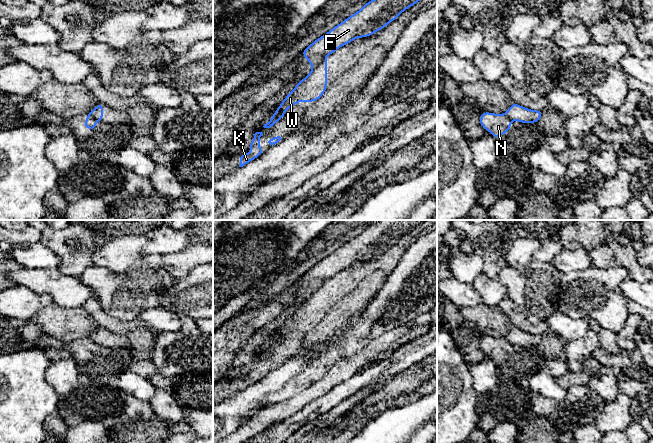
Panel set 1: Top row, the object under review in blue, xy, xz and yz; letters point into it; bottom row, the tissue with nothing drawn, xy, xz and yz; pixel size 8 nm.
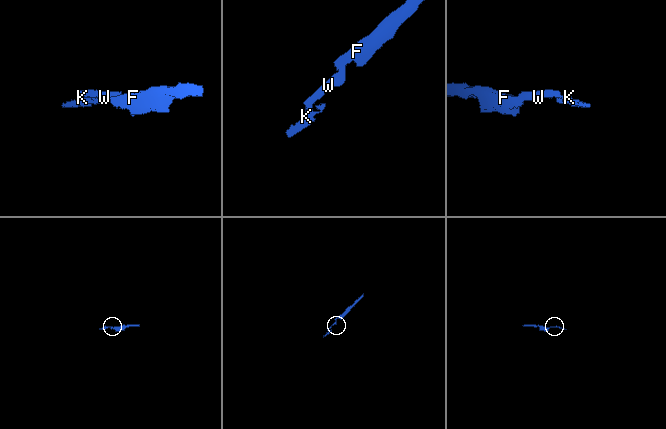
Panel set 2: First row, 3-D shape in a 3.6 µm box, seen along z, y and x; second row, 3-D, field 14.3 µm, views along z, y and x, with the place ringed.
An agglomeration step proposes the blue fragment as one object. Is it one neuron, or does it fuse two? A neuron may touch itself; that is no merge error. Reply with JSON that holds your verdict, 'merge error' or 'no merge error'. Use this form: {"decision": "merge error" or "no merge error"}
{"decision": "merge error"}

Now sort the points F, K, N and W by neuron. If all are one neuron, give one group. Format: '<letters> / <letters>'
F N / K W

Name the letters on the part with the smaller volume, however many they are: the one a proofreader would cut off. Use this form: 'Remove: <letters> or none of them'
Remove: K, W

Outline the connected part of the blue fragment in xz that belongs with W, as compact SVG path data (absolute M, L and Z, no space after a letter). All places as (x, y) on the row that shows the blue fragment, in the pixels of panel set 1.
M325 58L318 66L296 84L293 91L288 93L285 99L272 115L264 128L271 128L284 117L285 112L298 102L315 102L320 99L327 89L327 59Z

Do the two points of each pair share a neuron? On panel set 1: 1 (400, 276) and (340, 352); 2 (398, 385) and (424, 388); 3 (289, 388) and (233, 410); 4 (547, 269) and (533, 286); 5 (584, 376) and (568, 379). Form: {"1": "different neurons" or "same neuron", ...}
{"1": "same neuron", "2": "different neurons", "3": "different neurons", "4": "same neuron", "5": "same neuron"}

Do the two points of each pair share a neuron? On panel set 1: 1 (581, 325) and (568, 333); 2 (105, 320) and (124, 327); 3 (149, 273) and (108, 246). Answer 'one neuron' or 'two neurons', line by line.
1: one neuron
2: one neuron
3: two neurons

